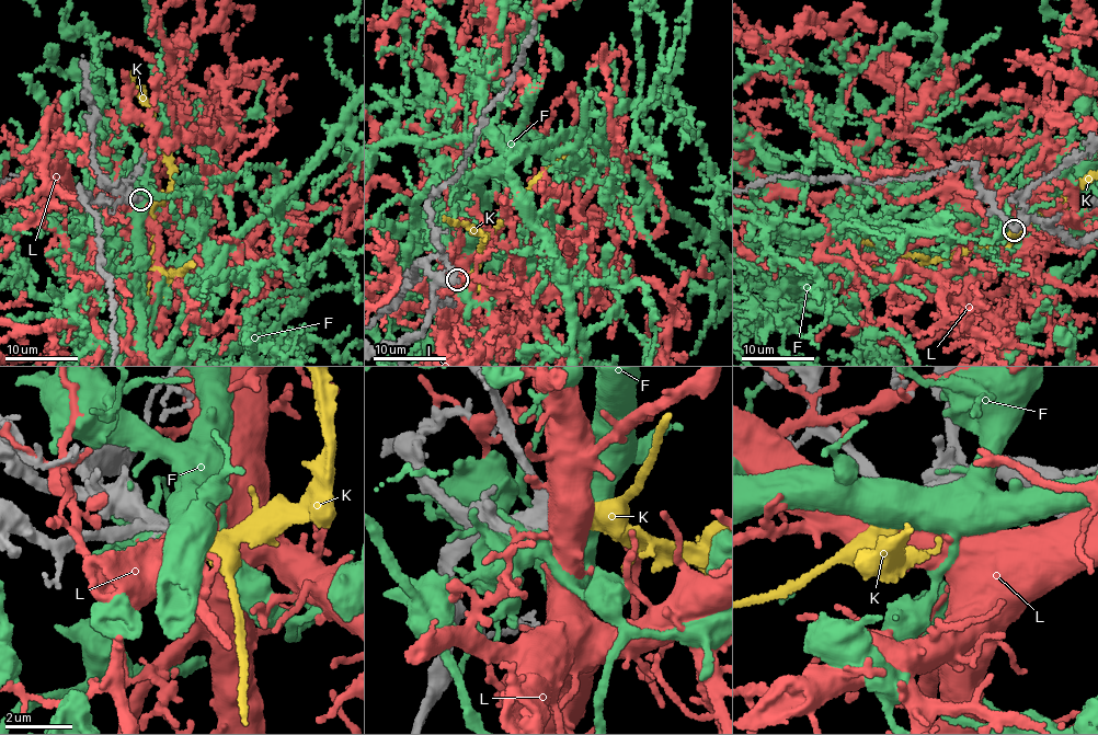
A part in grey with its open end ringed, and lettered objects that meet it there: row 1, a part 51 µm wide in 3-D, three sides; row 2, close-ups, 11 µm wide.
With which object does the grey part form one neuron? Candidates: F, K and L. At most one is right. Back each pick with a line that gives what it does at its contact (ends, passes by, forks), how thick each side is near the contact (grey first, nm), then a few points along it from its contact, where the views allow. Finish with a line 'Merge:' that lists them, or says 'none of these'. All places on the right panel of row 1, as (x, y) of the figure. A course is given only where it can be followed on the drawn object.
K: it ends; calibres 340 and 420 nm
Merge: K

